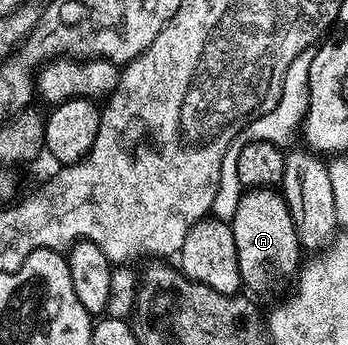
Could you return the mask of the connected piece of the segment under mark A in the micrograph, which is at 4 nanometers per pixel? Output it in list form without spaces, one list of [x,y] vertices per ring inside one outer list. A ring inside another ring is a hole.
[[[256,186],[243,189],[234,218],[229,221],[232,236],[236,236],[236,256],[240,264],[240,276],[249,286],[266,286],[295,273],[300,266],[300,243],[292,212],[277,189]]]

